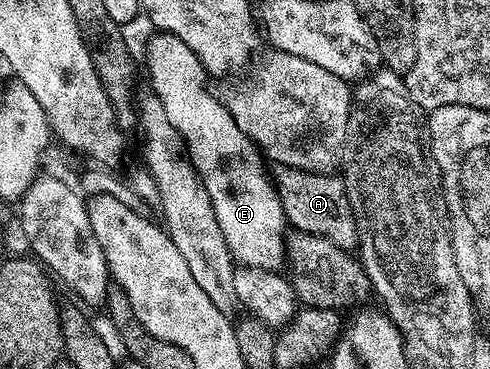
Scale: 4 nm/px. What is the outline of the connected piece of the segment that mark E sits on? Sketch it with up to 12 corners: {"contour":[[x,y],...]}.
{"contour":[[146,45],[153,94],[239,266],[281,270],[288,222],[258,146],[192,47]]}

